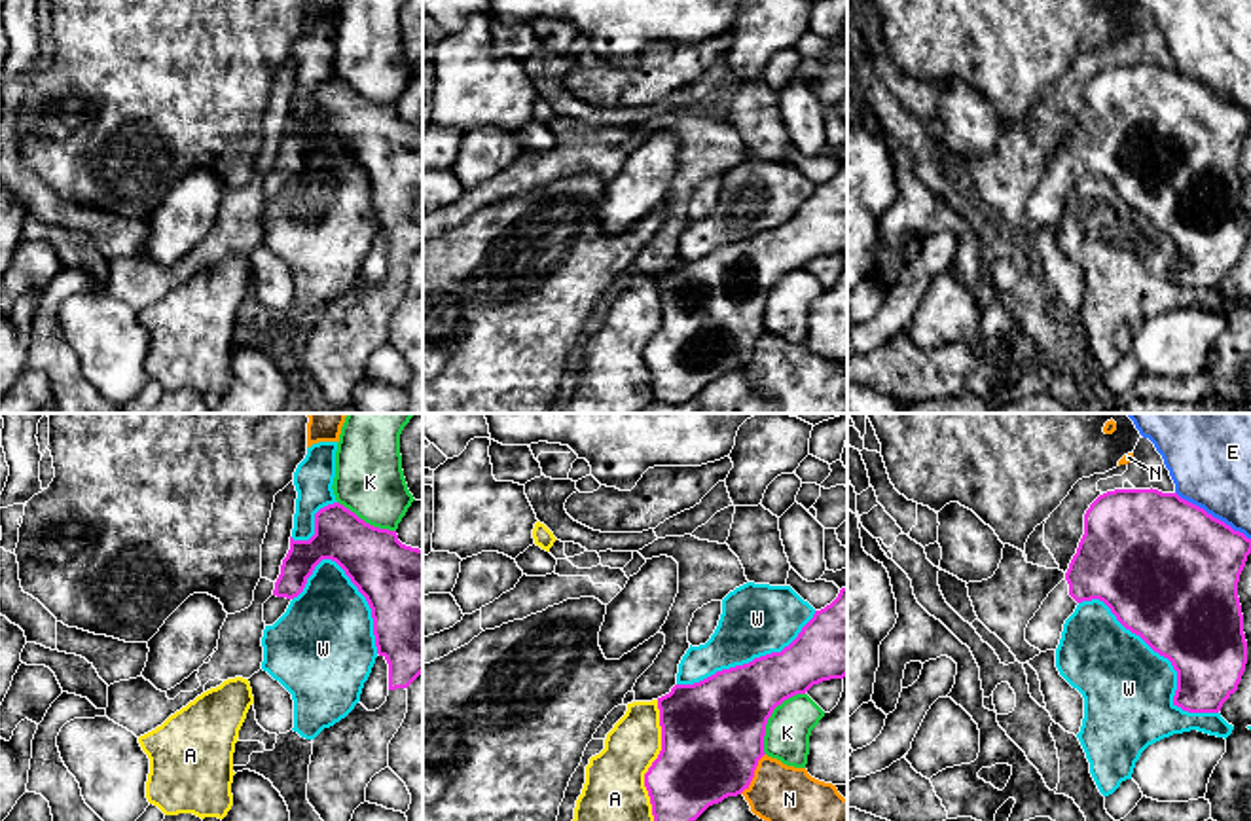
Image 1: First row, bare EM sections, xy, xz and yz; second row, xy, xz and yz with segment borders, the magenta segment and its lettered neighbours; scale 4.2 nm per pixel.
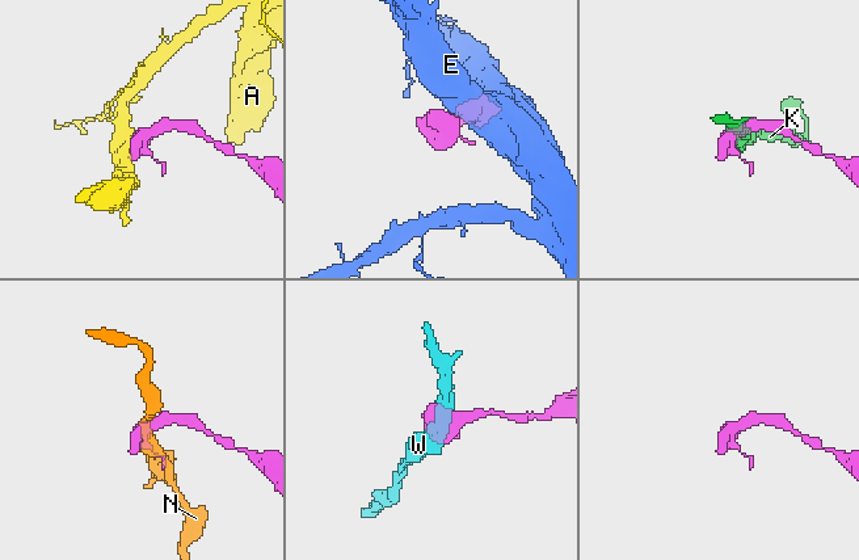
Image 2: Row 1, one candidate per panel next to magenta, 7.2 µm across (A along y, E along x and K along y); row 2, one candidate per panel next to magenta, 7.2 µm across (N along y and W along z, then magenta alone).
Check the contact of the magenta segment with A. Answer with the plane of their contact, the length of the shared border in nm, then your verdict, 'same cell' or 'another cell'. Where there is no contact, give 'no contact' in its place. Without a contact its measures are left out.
meets magenta in xz; contact 500 nm long; another cell

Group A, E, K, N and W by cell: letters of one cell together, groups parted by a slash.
A / E / K / N / W

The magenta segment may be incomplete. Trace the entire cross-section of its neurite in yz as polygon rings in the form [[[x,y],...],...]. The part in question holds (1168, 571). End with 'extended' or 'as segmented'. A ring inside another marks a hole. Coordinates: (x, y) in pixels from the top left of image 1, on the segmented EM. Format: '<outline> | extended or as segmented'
[[[1115,489],[1084,514],[1084,535],[1065,578],[1048,593],[1025,628],[1041,652],[1056,650],[1065,620],[1082,601],[1103,601],[1116,620],[1139,635],[1177,671],[1173,705],[1188,713],[1219,713],[1238,690],[1247,664],[1240,575],[1251,538],[1177,493]]] | extended

